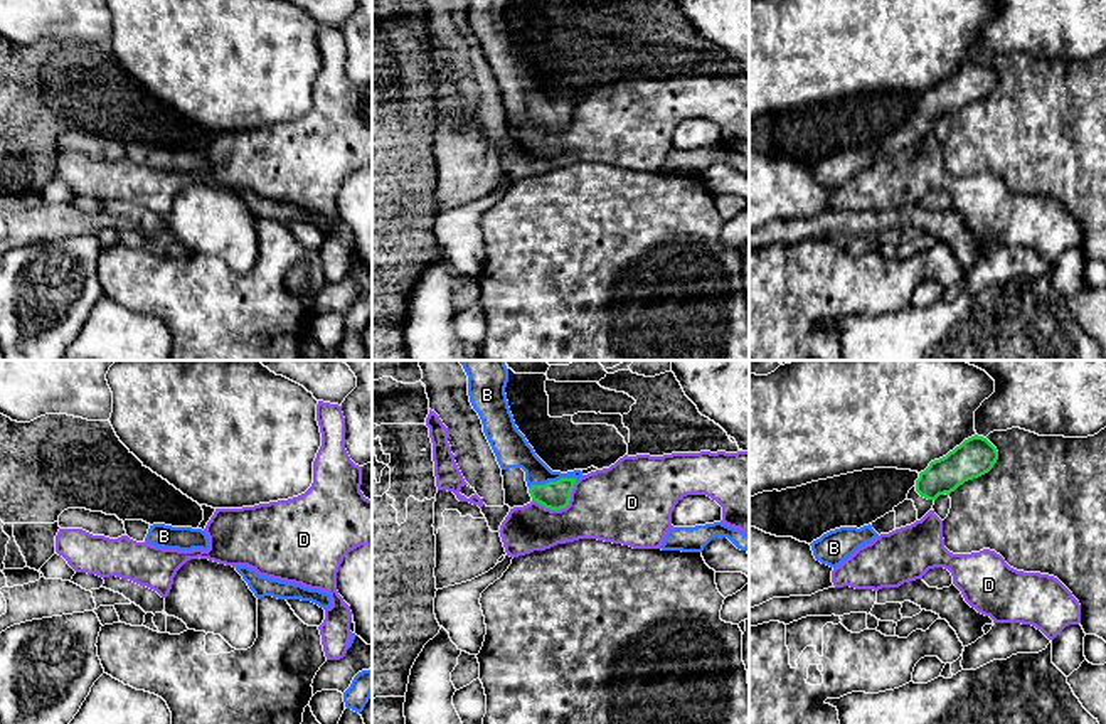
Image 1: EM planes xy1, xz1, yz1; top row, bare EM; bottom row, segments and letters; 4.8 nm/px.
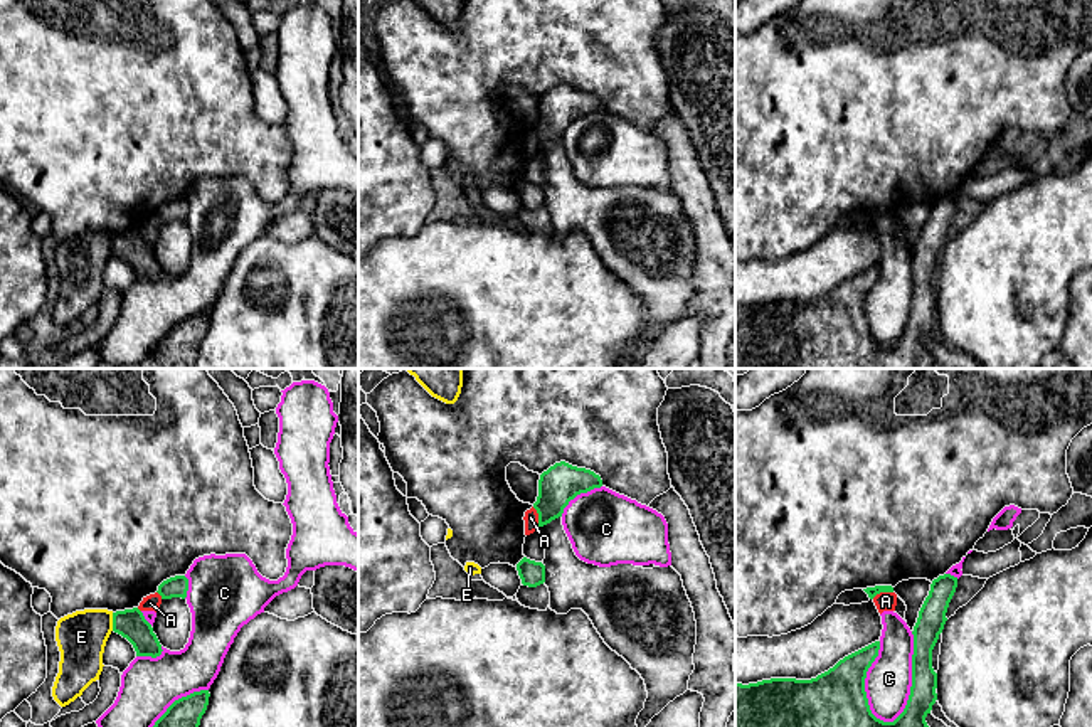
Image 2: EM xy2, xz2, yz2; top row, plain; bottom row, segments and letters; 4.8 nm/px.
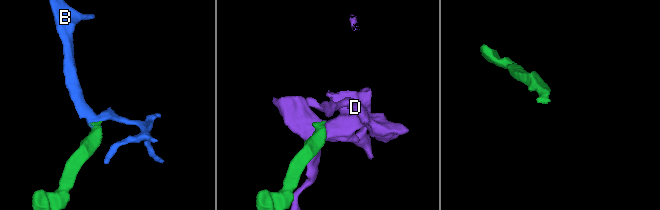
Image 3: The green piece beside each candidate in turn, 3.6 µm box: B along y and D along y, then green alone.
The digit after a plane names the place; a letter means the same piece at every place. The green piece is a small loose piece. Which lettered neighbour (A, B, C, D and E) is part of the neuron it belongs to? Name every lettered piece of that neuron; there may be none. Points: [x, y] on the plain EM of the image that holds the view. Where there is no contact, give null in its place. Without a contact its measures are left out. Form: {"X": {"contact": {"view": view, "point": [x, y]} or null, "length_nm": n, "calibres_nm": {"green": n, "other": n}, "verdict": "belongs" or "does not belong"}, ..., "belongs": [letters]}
{"A": {"contact": {"view": "yz2", "point": [882, 214]}, "length_nm": 110, "calibres_nm": {"green": 50, "other": 100}, "verdict": "does not belong"}, "B": {"contact": {"view": "xz1", "point": [552, 105]}, "length_nm": 240, "calibres_nm": {"green": 140, "other": 170}, "verdict": "belongs"}, "C": {"contact": {"view": "yz2", "point": [912, 303]}, "length_nm": 460, "calibres_nm": {"green": 190, "other": 220}, "verdict": "does not belong"}, "D": {"contact": {"view": "xz1", "point": [561, 130]}, "length_nm": 240, "calibres_nm": {"green": 140, "other": 360}, "verdict": "does not belong"}, "E": {"contact": {"view": "xy2", "point": [113, 244]}, "length_nm": 90, "calibres_nm": {"green": 140, "other": 240}, "verdict": "does not belong"}, "belongs": ["B"]}

